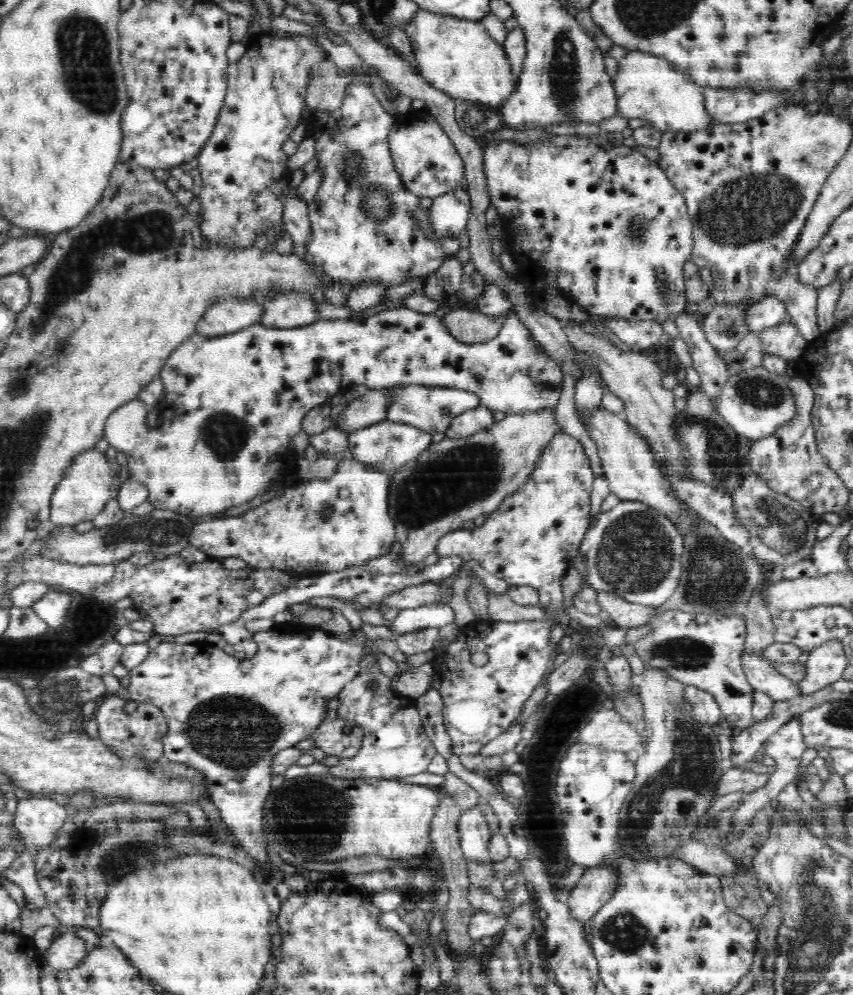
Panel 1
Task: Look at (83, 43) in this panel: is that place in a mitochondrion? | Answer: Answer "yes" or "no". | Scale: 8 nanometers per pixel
yes

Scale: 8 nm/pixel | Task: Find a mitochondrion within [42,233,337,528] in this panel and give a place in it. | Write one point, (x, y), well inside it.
(222, 441)

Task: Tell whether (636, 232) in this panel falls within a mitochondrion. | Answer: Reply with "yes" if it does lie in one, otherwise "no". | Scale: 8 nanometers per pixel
yes

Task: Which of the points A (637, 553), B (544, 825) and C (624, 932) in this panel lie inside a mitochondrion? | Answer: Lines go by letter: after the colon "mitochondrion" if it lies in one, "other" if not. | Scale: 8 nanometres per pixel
A: mitochondrion
B: other
C: mitochondrion

